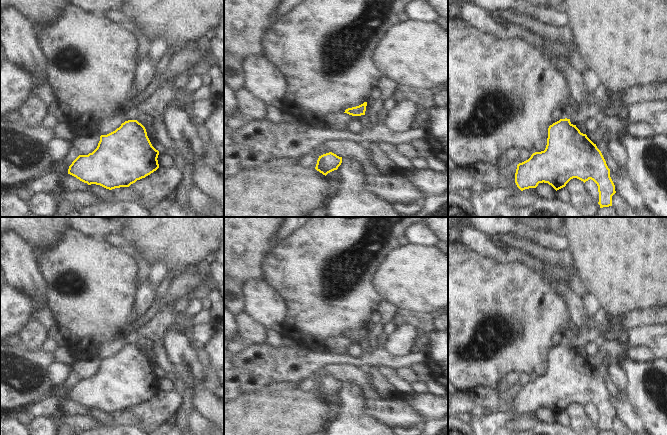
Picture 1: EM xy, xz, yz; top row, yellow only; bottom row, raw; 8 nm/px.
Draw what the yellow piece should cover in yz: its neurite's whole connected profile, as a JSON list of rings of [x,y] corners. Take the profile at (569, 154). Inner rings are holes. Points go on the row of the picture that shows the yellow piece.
[[[565,118],[549,126],[544,151],[517,165],[515,183],[521,191],[543,182],[557,191],[573,178],[584,183],[593,180],[598,186],[600,208],[612,206],[615,185],[601,151]]]

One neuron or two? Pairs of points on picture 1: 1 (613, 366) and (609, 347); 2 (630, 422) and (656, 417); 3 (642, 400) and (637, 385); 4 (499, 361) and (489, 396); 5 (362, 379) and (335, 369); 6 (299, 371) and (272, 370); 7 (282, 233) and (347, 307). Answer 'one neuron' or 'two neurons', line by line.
1: two neurons
2: two neurons
3: one neuron
4: two neurons
5: one neuron
6: one neuron
7: two neurons

